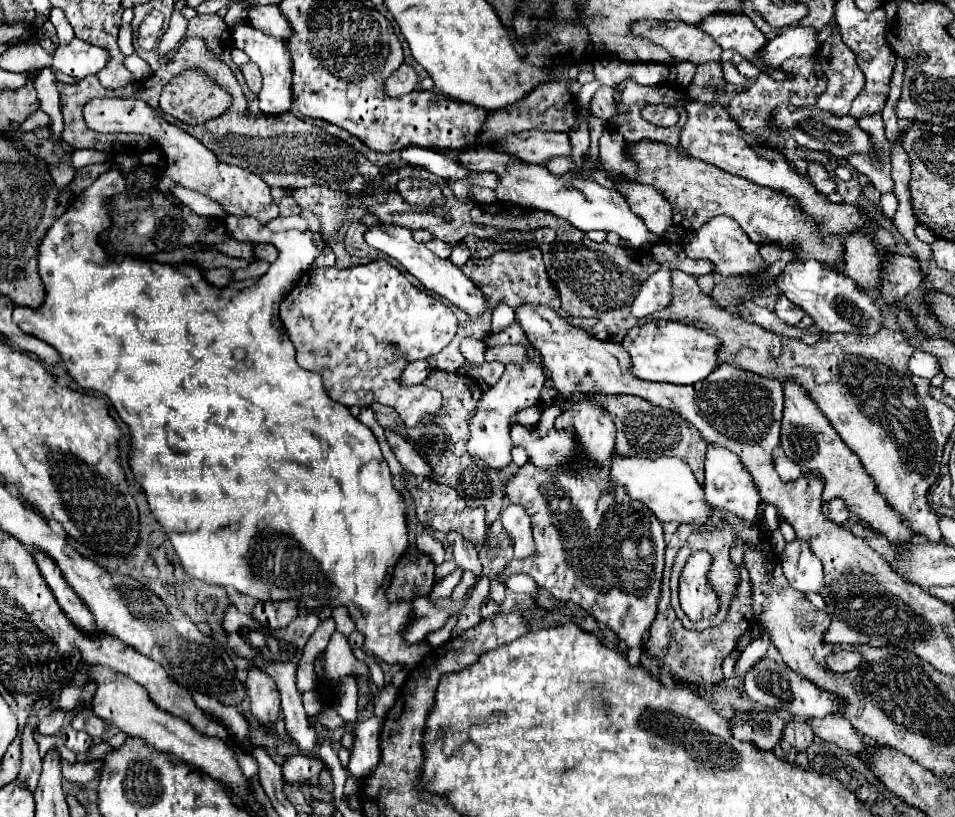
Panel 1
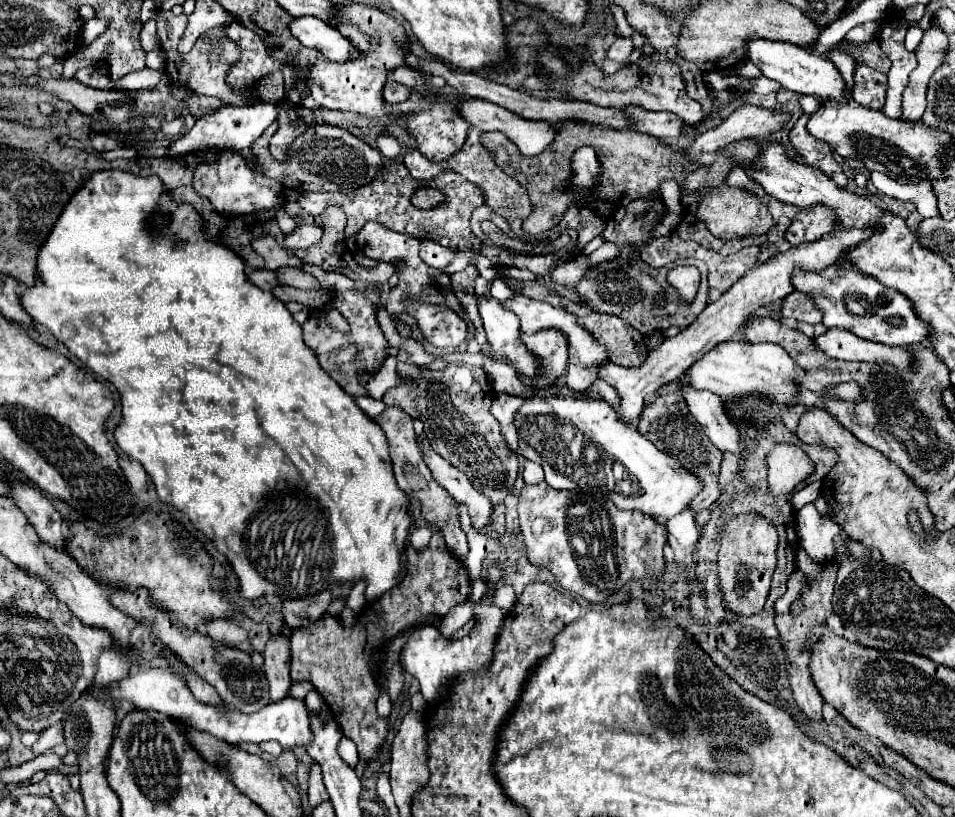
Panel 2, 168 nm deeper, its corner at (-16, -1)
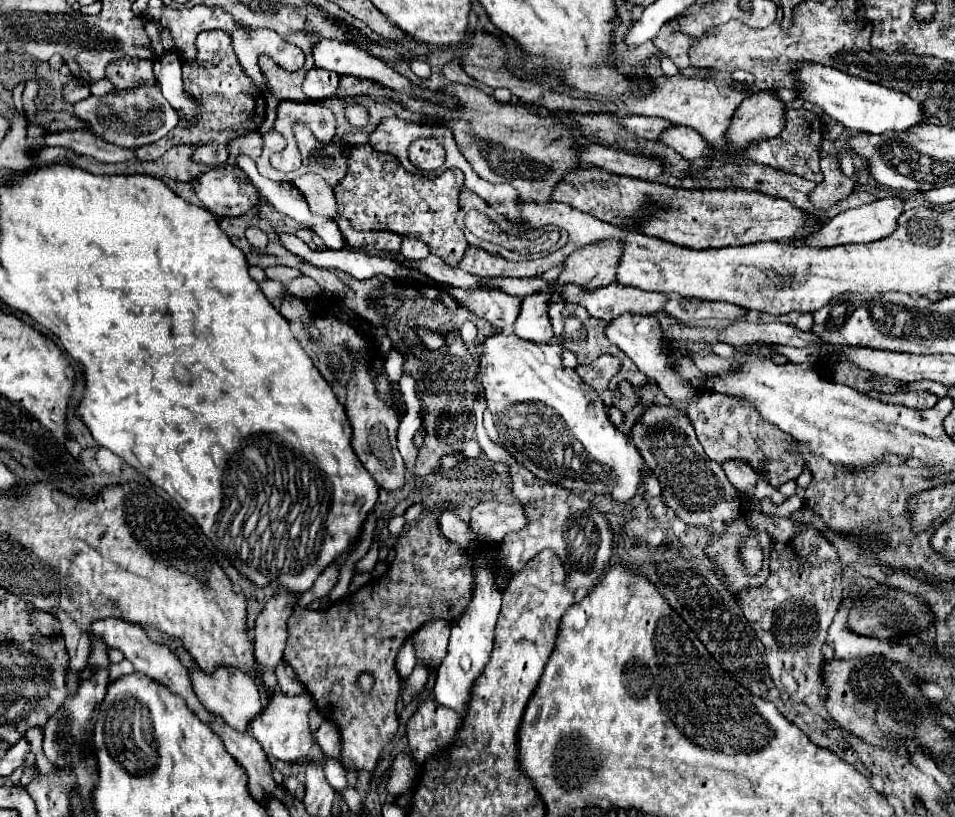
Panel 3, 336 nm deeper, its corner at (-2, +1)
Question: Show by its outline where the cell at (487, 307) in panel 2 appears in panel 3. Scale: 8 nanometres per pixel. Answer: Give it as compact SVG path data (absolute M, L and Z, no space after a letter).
M496 333L482 345L480 381L488 409L492 411L494 423L498 427L500 441L504 443L508 453L538 479L544 479L568 491L606 493L622 503L630 501L636 495L644 469L642 457L638 455L630 439L610 423L606 407L602 405L598 393L590 385L582 383L574 369L562 365L560 345L534 343Z

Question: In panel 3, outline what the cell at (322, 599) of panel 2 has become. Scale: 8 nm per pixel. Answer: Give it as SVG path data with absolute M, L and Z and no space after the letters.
M330 563L326 567L326 571L316 579L316 583L312 585L312 589L308 589L306 593L300 595L298 607L308 607L312 601L316 601L320 597L326 597L332 591L332 587L336 585L336 581L338 581L338 565Z

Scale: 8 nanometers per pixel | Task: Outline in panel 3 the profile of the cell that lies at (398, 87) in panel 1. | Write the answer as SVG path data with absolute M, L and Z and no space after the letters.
M362 105L346 107L346 117L348 117L350 125L354 125L354 127L364 127L366 121L368 121L368 113L366 113L366 109Z

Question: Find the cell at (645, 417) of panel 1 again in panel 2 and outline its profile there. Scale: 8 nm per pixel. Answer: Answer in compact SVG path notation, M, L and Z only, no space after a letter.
M674 391L666 397L656 397L654 401L648 403L648 441L652 441L660 451L668 453L670 457L676 457L684 467L694 471L694 475L698 475L704 481L704 489L690 503L690 509L692 511L708 509L720 493L718 471L720 471L722 453L710 443L710 439L702 431L700 423L692 417L692 413L688 413L688 405L684 405L682 391Z

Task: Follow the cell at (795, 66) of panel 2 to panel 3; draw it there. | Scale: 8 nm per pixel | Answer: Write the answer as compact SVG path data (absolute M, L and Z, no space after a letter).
M804 63L796 75L800 77L800 85L796 91L802 101L816 103L824 109L826 115L840 121L846 129L864 131L864 133L886 133L886 131L908 131L920 123L926 123L930 117L926 115L920 101L912 99L908 93L886 89L878 83L870 83L864 79L854 79L850 75L842 75L832 67L820 67L812 63Z

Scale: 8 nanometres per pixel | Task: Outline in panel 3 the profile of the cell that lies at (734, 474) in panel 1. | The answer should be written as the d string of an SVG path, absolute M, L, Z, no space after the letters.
M622 313L620 317L612 319L608 325L606 325L606 337L618 345L634 363L636 367L648 375L648 377L654 377L656 385L660 387L660 391L668 397L668 399L674 399L674 401L688 401L692 399L694 395L698 395L698 391L694 387L690 387L690 383L682 381L680 375L672 369L670 361L666 359L666 353L662 351L662 331L660 331L660 325L658 321L652 317L652 315L634 315L634 313Z

